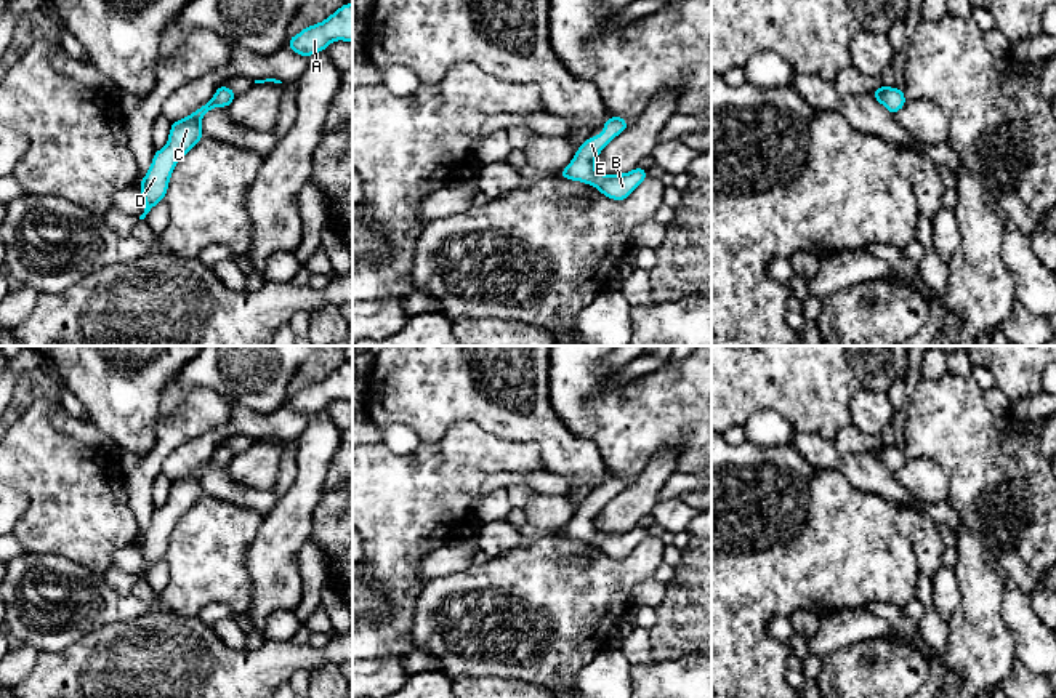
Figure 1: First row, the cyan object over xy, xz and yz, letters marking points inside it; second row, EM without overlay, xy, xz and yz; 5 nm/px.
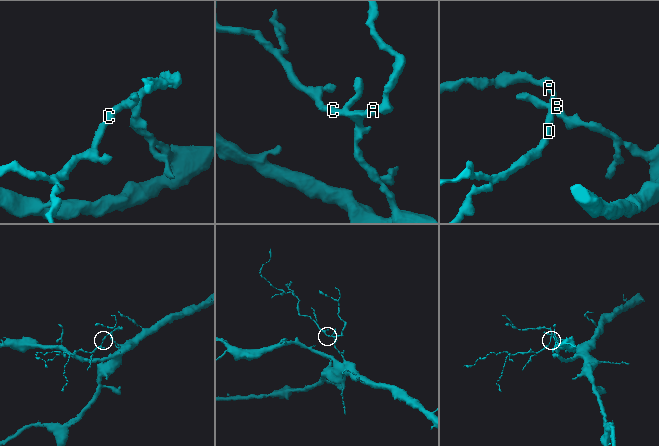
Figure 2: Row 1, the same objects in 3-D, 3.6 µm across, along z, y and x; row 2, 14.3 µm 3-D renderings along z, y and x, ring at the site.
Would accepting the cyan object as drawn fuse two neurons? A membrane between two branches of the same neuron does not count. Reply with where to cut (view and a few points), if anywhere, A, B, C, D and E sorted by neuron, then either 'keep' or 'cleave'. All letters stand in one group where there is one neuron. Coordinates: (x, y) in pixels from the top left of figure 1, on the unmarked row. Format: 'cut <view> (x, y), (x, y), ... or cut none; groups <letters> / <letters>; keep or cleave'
cut none; groups A B C D E; keep

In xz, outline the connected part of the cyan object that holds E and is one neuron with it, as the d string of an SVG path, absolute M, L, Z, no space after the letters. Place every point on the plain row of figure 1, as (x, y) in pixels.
M609 475L604 480L603 491L586 496L575 509L572 520L558 533L564 538L580 540L588 544L596 544L599 552L612 559L625 559L631 551L649 535L641 525L623 533L603 533L595 528L595 519L601 509L628 487L623 475Z

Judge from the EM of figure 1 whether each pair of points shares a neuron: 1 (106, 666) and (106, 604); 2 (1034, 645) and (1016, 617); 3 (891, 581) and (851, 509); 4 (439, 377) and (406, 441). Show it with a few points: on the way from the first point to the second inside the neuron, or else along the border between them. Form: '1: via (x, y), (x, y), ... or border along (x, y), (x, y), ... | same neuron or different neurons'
1: border along (143, 613), (130, 620), (104, 623), (74, 642) | different neurons
2: via (1032, 639), (1023, 623) | same neuron
3: via (874, 564), (851, 541), (851, 527) | same neuron
4: border along (380, 426), (393, 423), (407, 425), (422, 442) | different neurons

